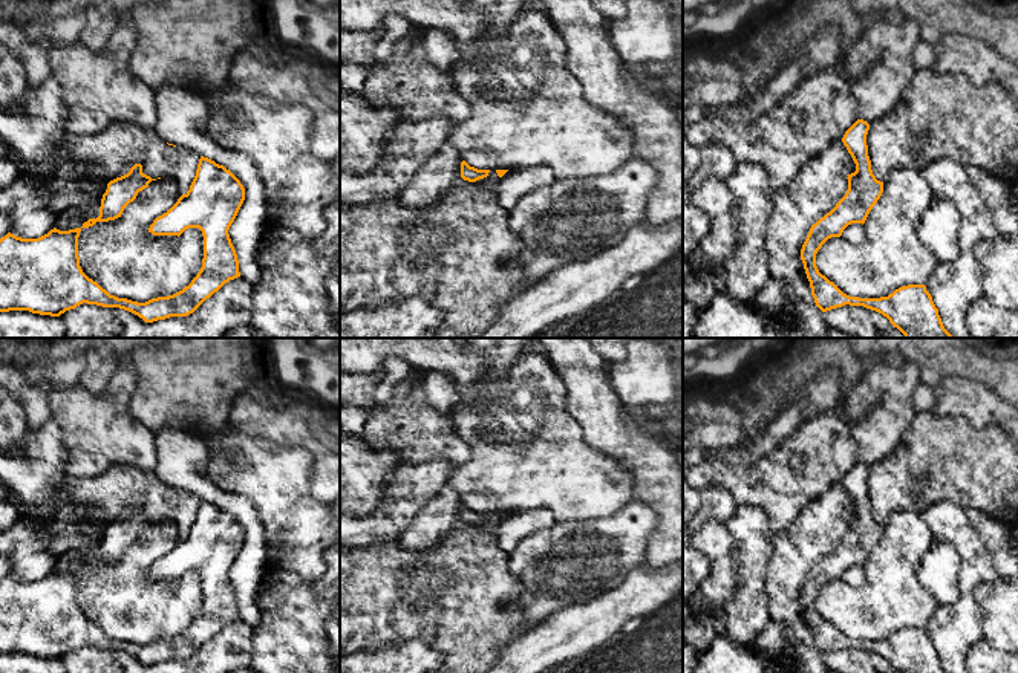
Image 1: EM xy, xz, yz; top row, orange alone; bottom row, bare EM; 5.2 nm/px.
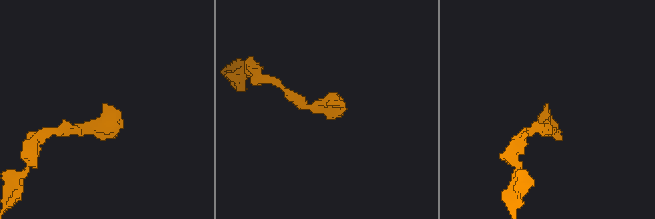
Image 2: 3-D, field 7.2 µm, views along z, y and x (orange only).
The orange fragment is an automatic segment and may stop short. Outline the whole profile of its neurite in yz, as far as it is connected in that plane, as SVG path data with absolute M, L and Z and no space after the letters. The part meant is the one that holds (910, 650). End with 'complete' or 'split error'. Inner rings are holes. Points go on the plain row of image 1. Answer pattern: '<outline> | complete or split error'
M857 462L843 477L842 485L851 497L856 514L848 517L848 532L836 549L811 567L802 587L801 601L816 649L831 653L850 649L863 649L886 659L899 673L946 673L938 652L925 627L908 627L888 639L859 641L843 636L833 624L822 618L816 609L816 597L831 580L840 580L851 566L865 566L870 554L883 535L883 525L871 512L866 477L870 467Z | complete

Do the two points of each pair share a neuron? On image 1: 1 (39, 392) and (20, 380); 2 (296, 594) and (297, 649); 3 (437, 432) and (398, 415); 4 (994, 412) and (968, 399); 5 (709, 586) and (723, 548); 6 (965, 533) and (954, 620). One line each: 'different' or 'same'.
1: same
2: same
3: same
4: same
5: same
6: same

